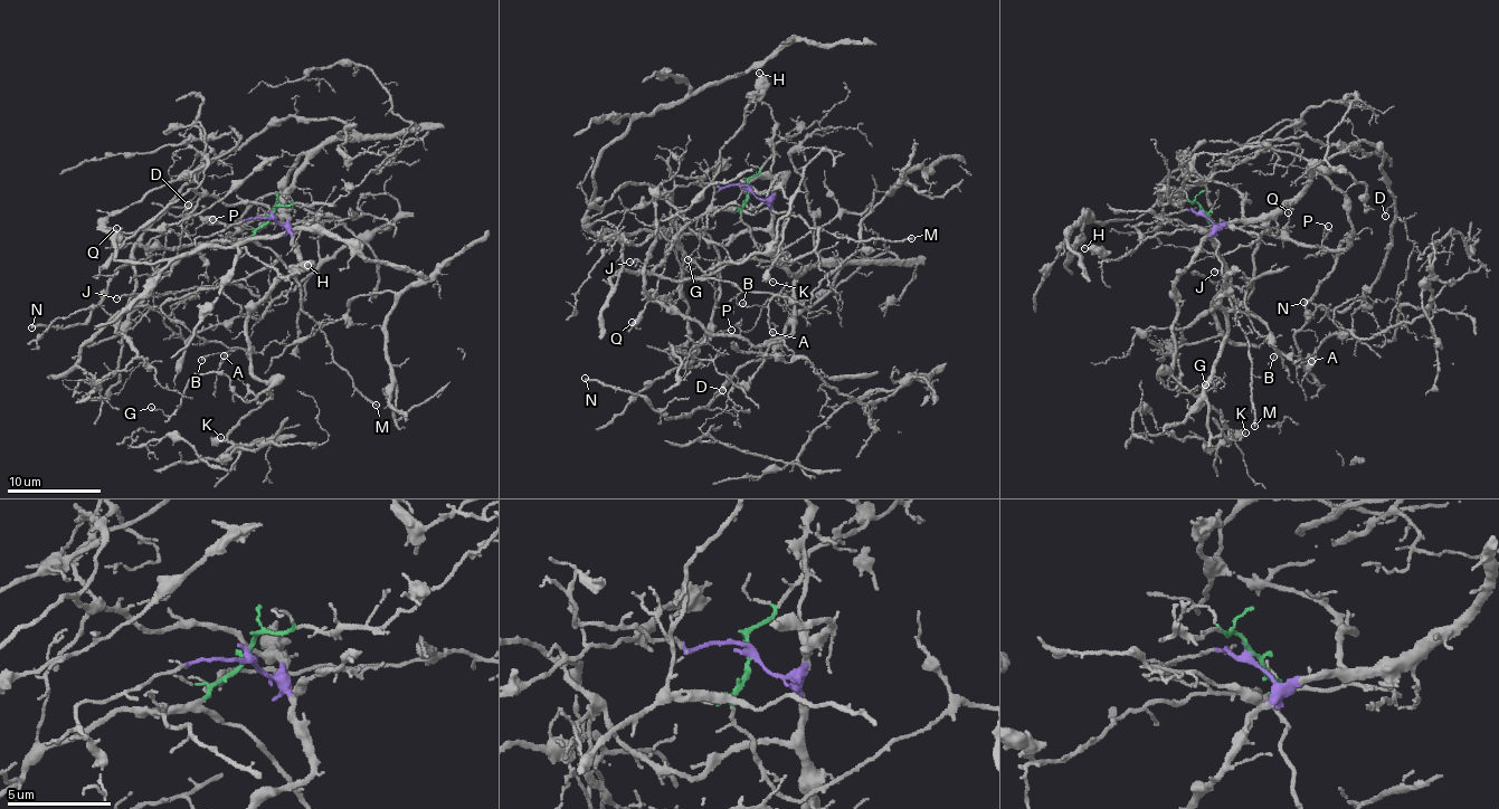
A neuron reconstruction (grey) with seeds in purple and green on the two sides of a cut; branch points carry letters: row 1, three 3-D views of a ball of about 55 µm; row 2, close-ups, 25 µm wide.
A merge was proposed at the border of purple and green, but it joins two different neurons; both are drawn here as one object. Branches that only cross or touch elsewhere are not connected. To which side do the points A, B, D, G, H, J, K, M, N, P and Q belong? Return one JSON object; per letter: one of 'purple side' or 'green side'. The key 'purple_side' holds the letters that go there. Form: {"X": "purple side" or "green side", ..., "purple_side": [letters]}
{"A": "green side", "B": "green side", "D": "purple side", "G": "purple side", "H": "green side", "J": "green side", "K": "purple side", "M": "green side", "N": "purple side", "P": "purple side", "Q": "purple side", "purple_side": ["D", "G", "K", "N", "P", "Q"]}

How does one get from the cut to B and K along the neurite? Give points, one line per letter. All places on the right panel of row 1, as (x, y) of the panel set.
B: (1202, 211), (1211, 229), (1205, 234), (1245, 293), (1254, 329), (1286, 357), (1274, 357)
K: (1202, 211), (1213, 230), (1180, 270), (1173, 291), (1178, 308), (1172, 374), (1215, 408), (1231, 434), (1245, 431)

